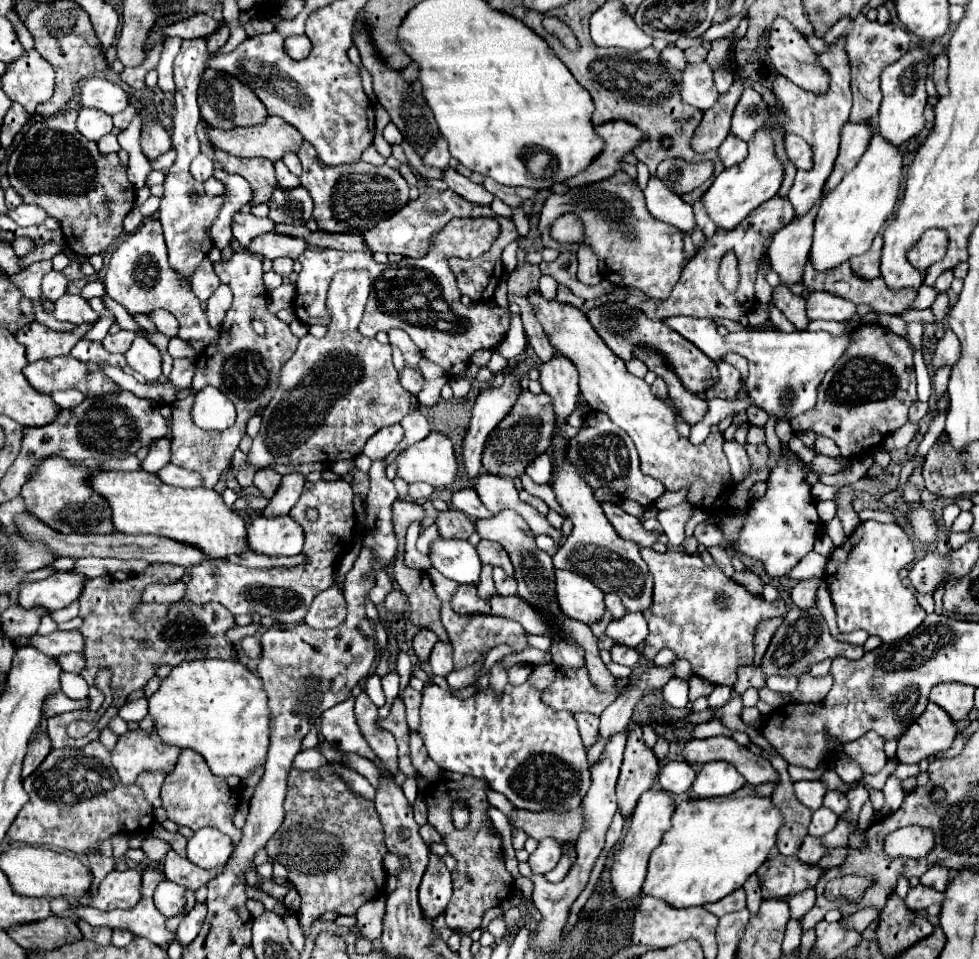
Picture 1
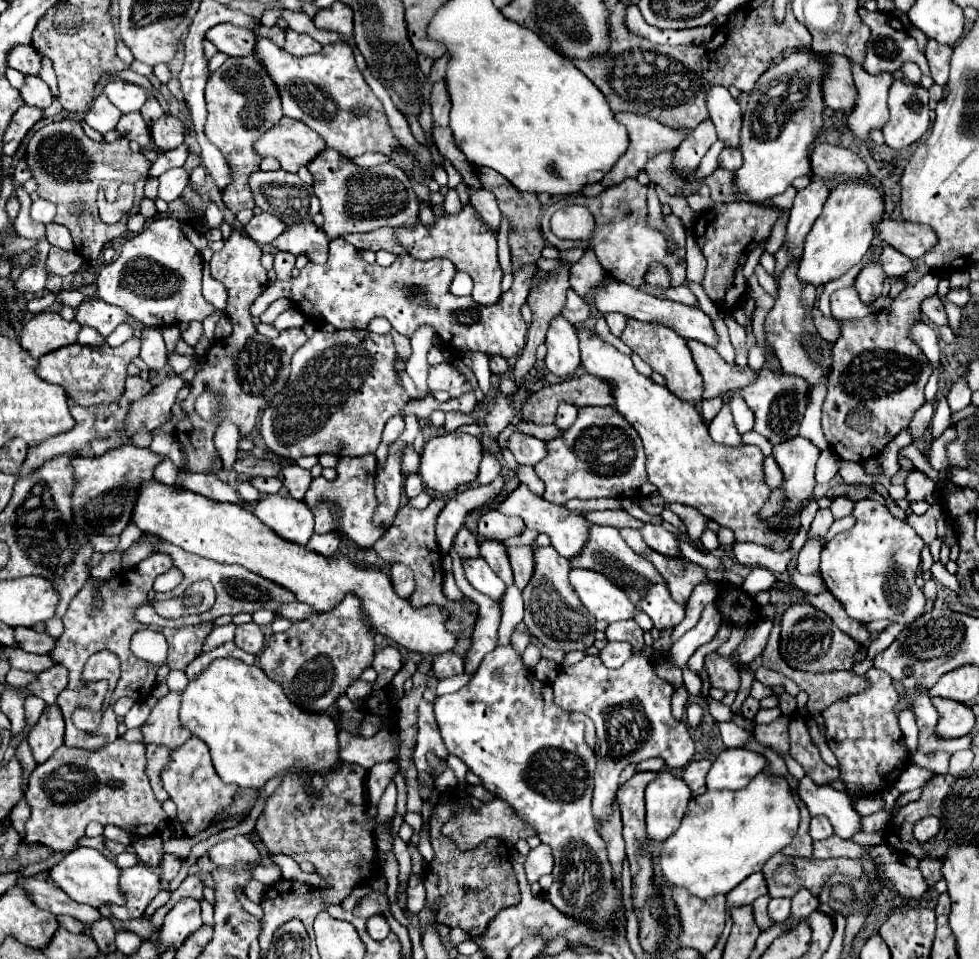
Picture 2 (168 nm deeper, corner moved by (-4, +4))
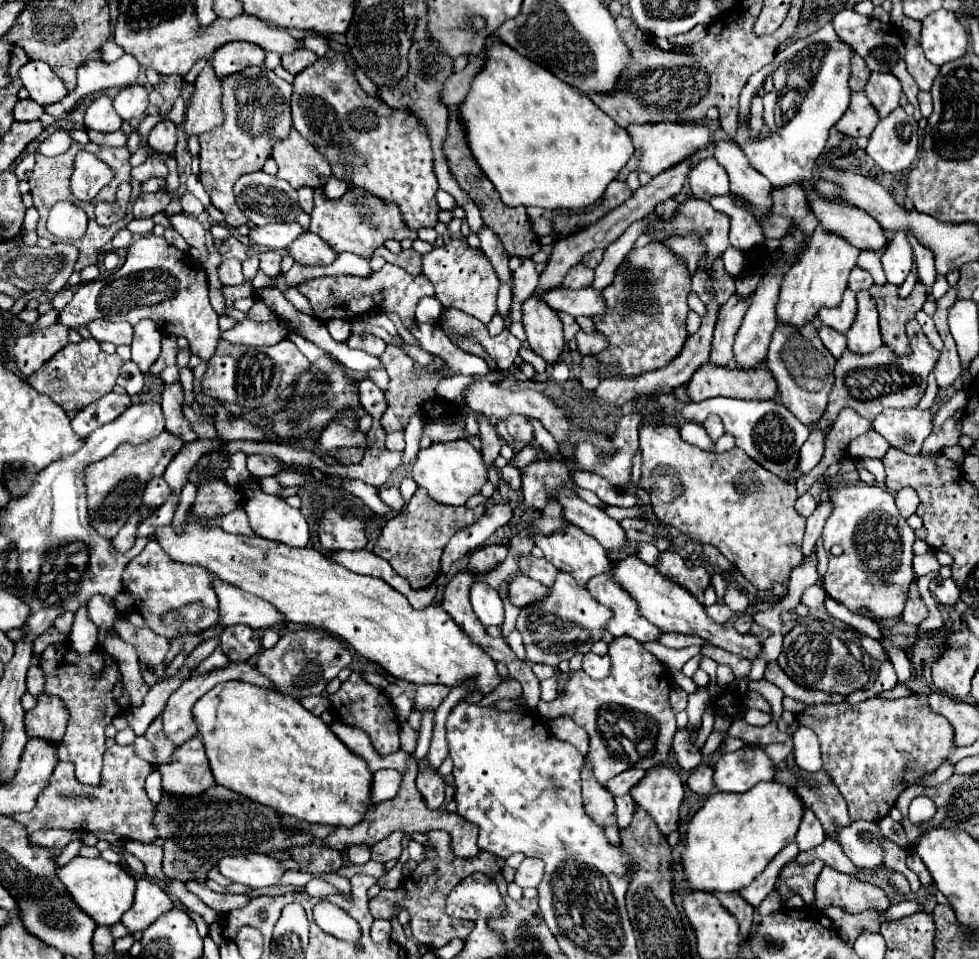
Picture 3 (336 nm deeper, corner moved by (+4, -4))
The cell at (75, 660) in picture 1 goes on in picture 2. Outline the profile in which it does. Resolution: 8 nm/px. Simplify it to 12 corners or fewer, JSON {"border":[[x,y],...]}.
{"border":[[6,648],[14,668],[40,674],[56,662],[50,656]]}

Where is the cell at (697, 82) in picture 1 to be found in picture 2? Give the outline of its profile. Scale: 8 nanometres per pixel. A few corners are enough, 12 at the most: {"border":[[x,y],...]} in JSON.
{"border":[[728,88],[706,92],[710,120],[726,146],[740,148],[742,112]]}

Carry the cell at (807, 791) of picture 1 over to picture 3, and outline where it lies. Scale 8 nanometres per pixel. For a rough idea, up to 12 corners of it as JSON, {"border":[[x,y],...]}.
{"border":[[944,762],[922,778],[922,786],[940,786],[954,774],[954,764]]}

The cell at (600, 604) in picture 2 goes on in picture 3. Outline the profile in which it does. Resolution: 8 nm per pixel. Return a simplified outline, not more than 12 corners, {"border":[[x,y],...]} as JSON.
{"border":[[610,576],[588,592],[614,612],[608,632],[656,642],[664,632],[640,616],[636,602]]}

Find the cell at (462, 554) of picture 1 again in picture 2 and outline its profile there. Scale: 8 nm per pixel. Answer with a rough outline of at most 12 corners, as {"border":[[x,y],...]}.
{"border":[[482,556],[462,560],[466,580],[490,598],[504,596],[504,582]]}

